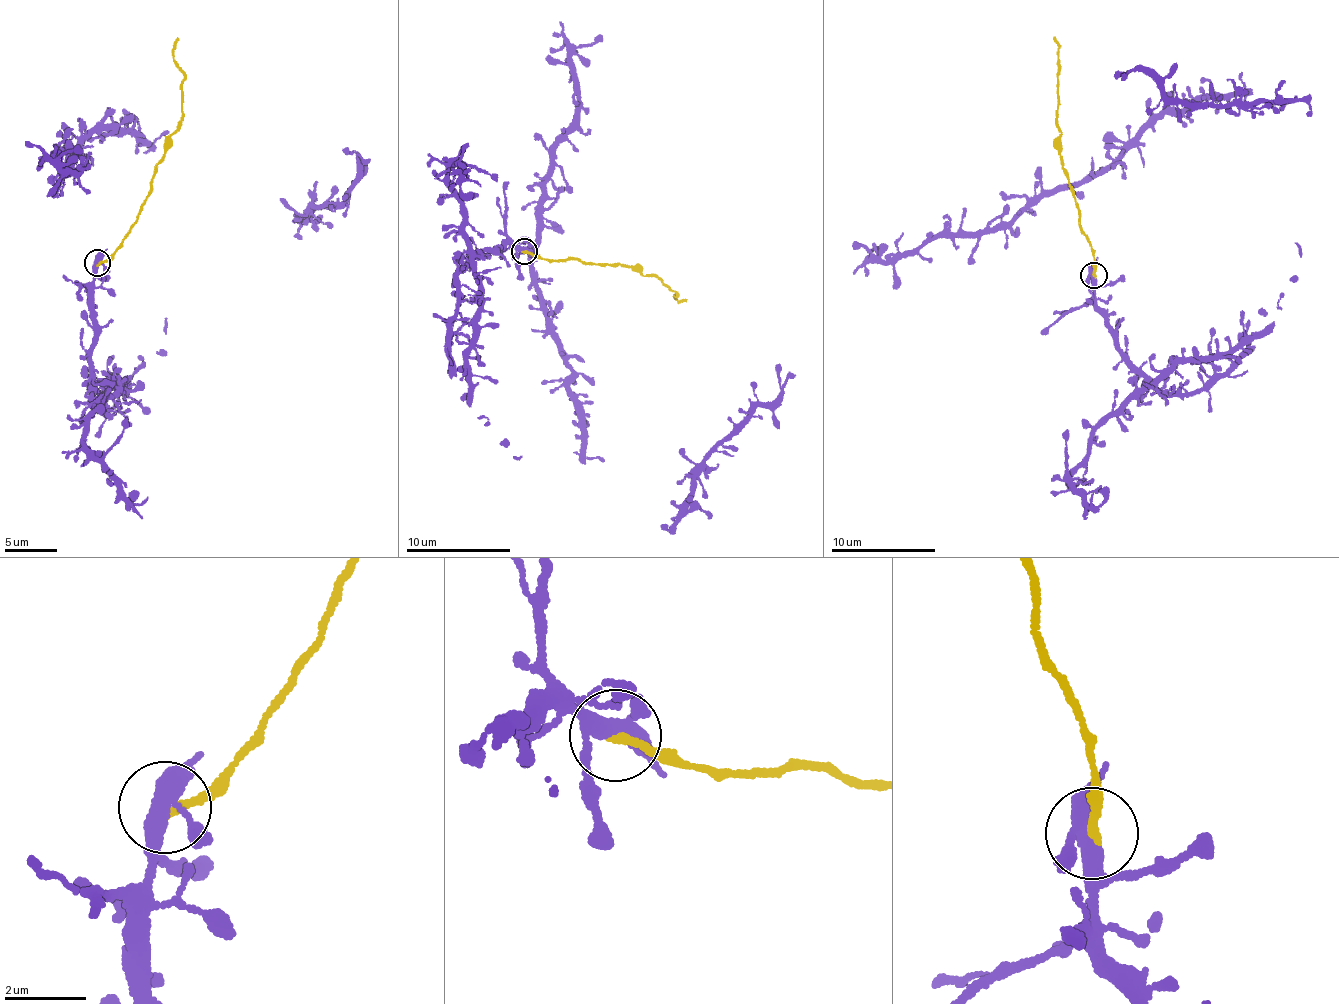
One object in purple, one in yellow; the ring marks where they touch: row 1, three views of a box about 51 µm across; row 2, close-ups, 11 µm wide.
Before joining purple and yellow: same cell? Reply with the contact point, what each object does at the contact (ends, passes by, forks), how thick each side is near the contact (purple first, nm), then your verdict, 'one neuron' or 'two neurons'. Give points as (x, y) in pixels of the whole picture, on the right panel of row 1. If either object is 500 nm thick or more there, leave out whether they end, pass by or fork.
(1093, 275) | purple forks | yellow ends | 360/200 nm | two neurons

